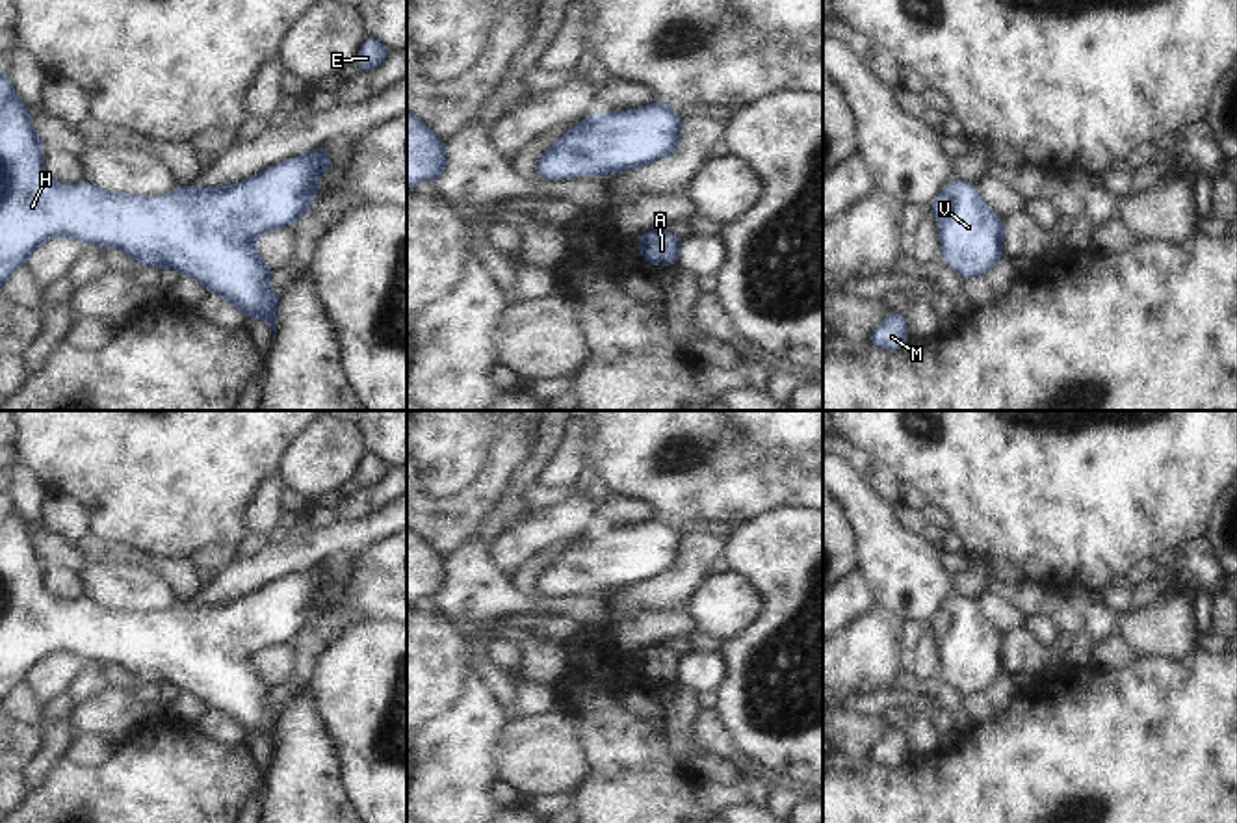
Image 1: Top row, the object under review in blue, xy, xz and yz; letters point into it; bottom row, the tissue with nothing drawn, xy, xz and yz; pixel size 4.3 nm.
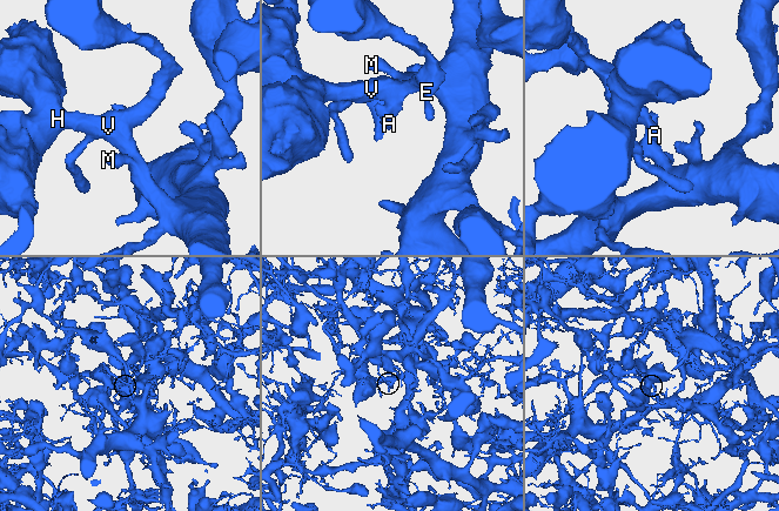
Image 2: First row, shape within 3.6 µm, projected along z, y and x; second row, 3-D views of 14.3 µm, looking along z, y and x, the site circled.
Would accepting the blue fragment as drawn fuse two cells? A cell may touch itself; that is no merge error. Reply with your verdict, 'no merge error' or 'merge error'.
no merge error

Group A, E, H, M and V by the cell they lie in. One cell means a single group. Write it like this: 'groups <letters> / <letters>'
groups A E H M V

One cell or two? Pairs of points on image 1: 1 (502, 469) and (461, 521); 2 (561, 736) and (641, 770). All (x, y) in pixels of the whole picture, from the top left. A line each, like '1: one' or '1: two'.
1: one
2: two

